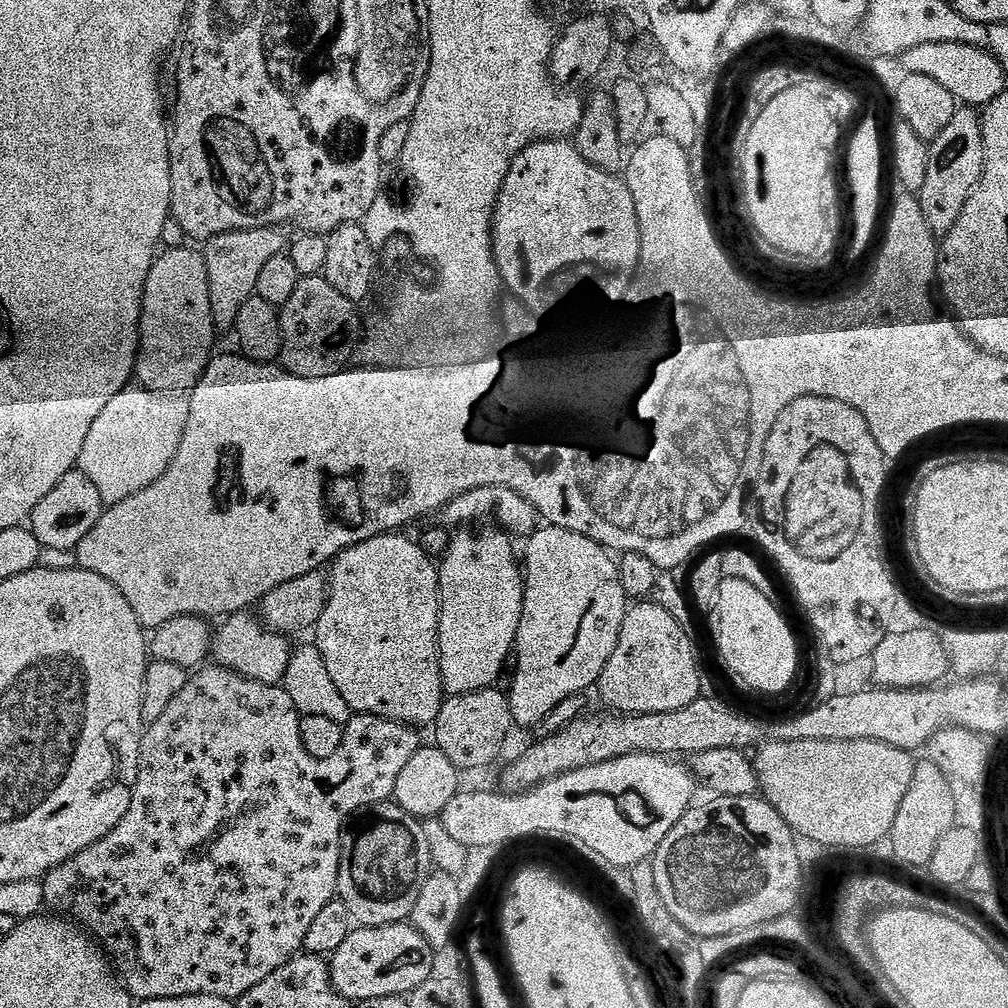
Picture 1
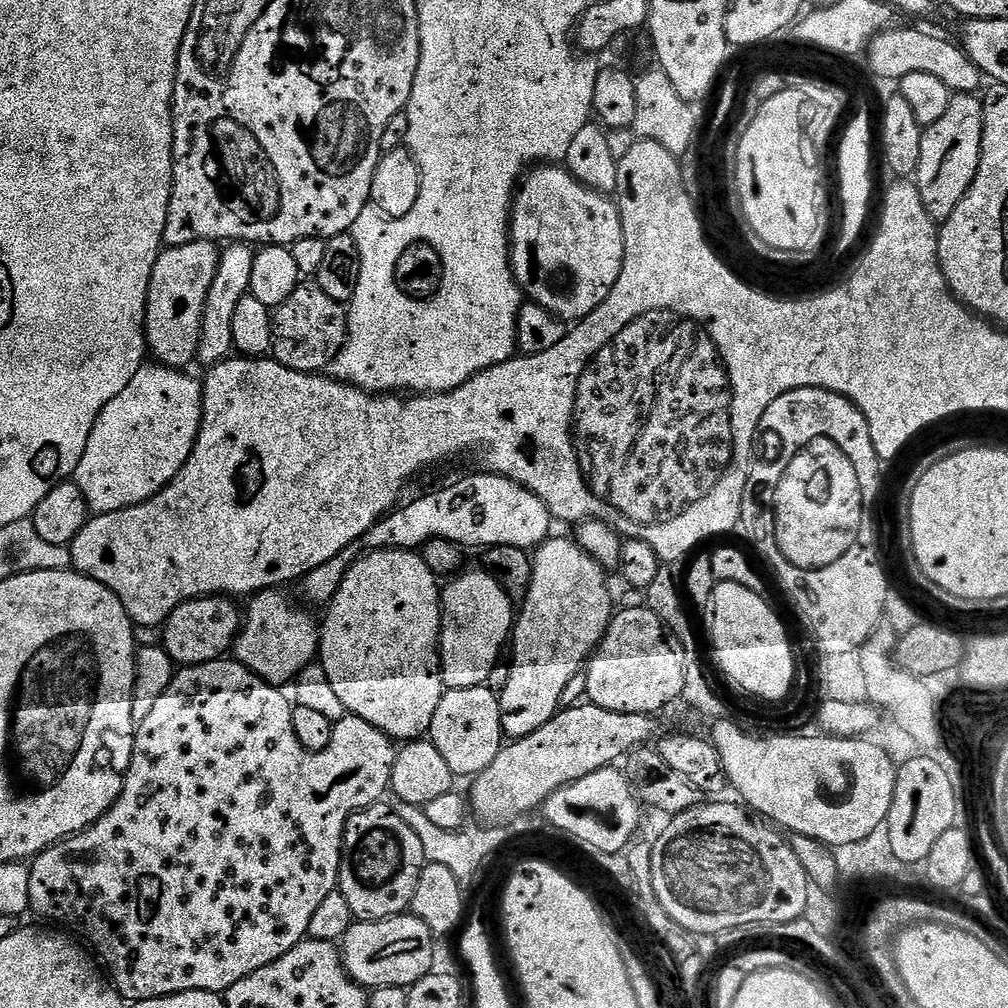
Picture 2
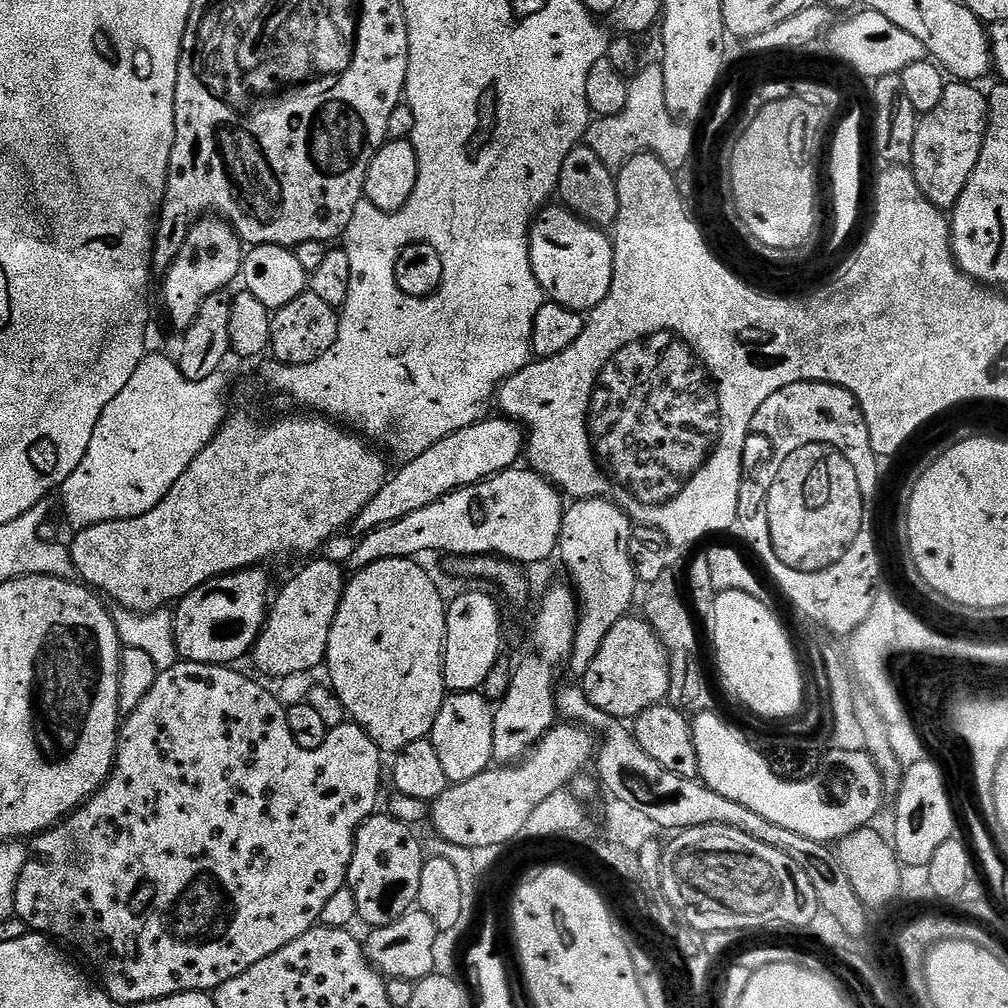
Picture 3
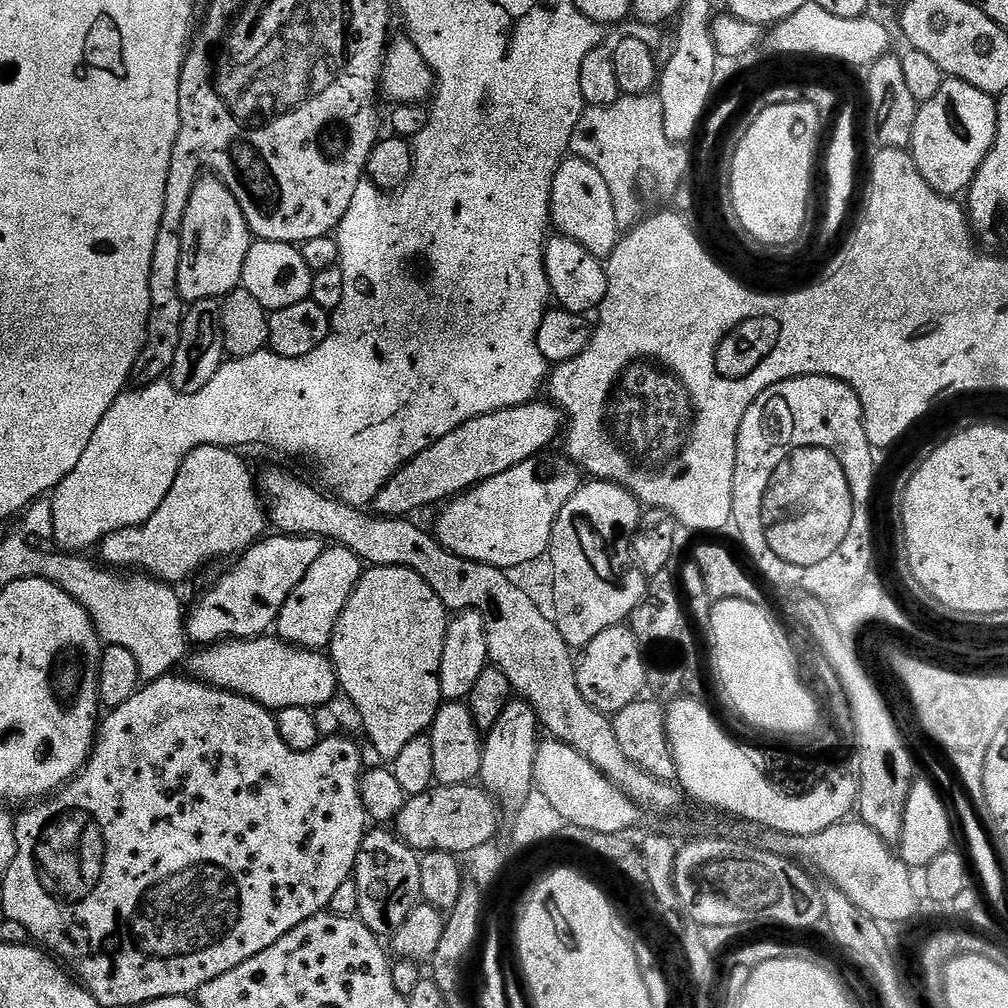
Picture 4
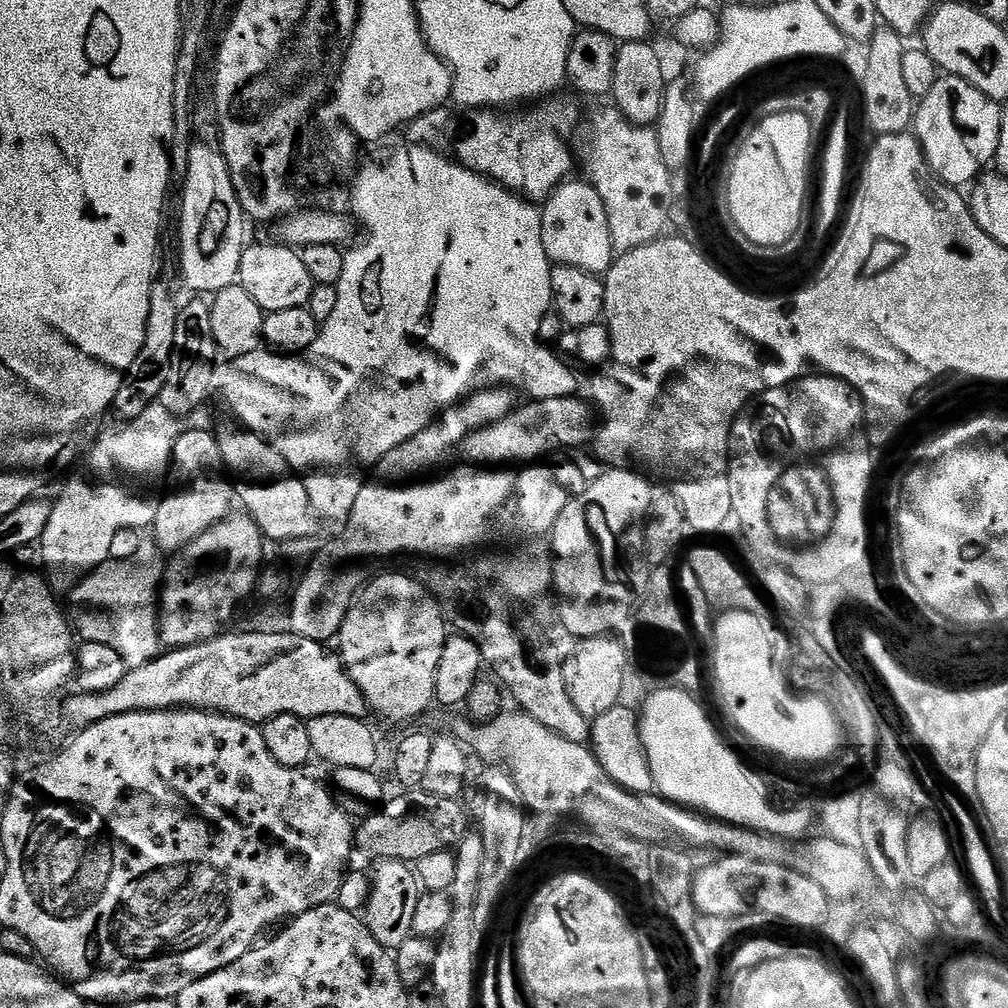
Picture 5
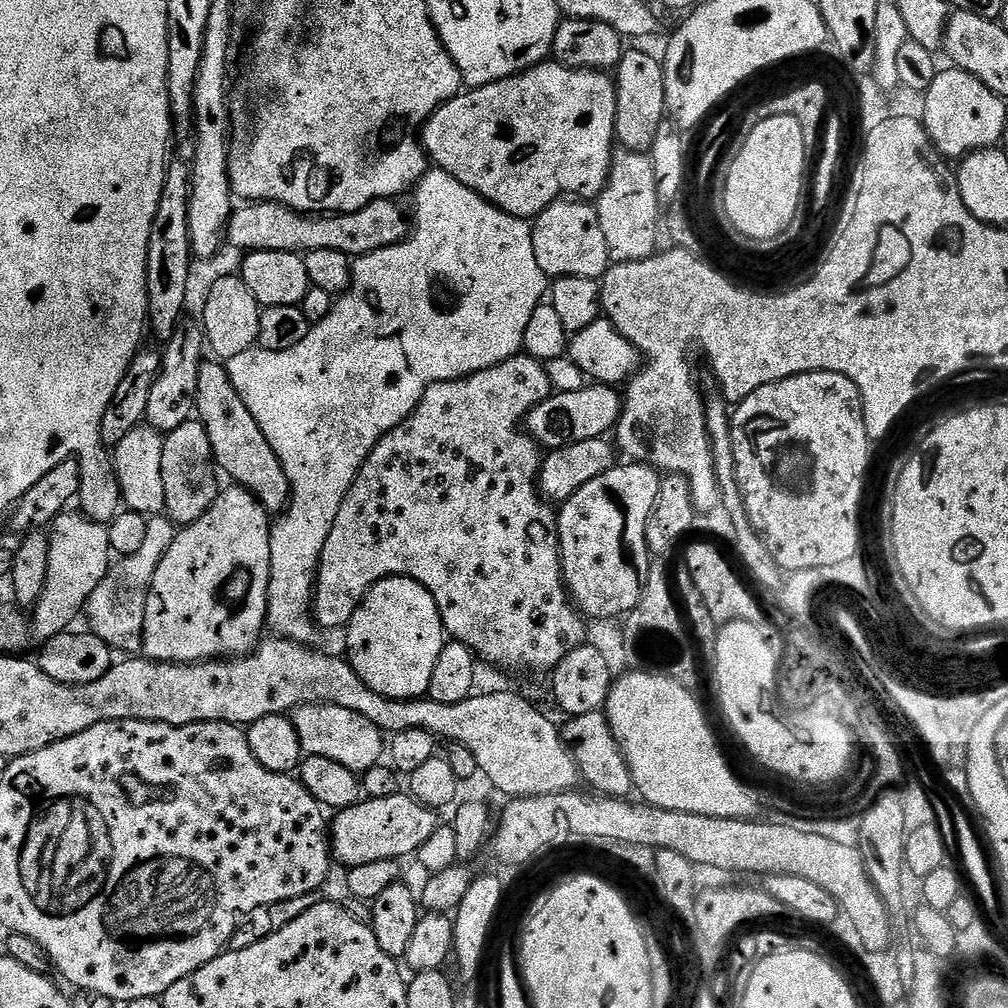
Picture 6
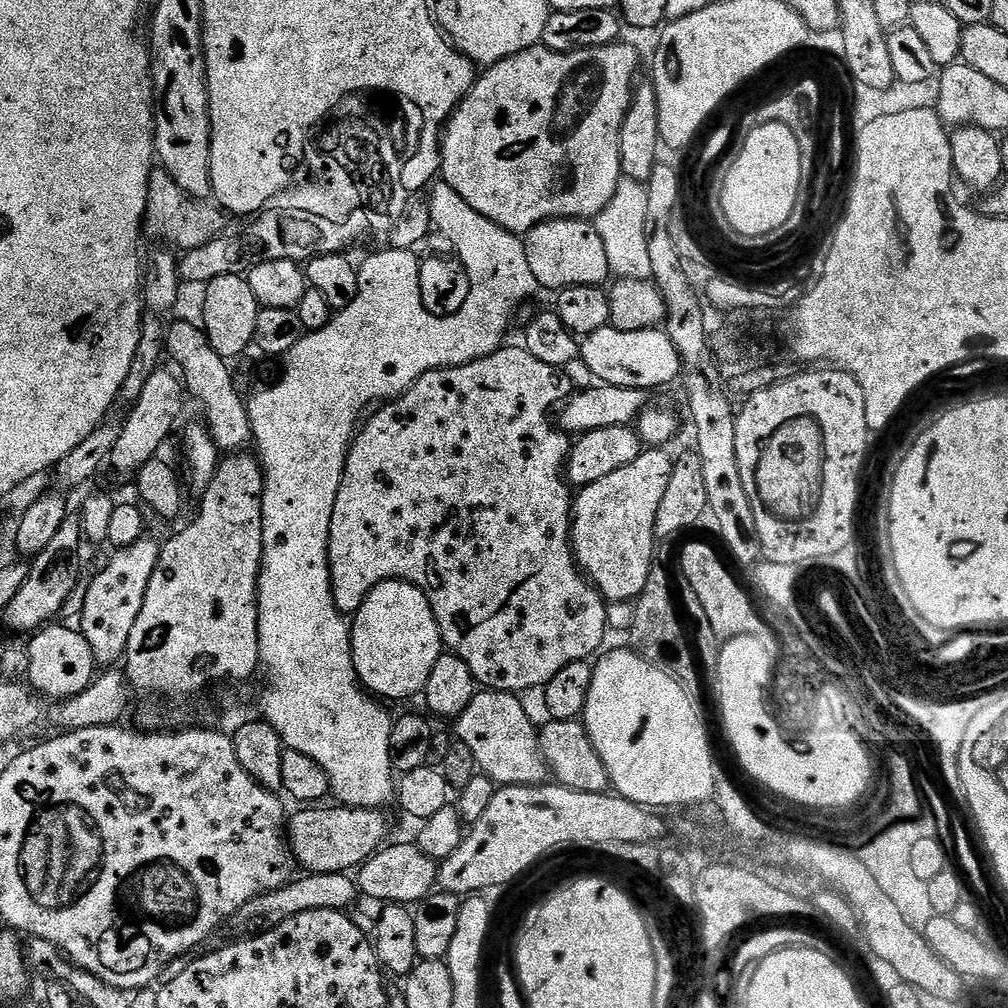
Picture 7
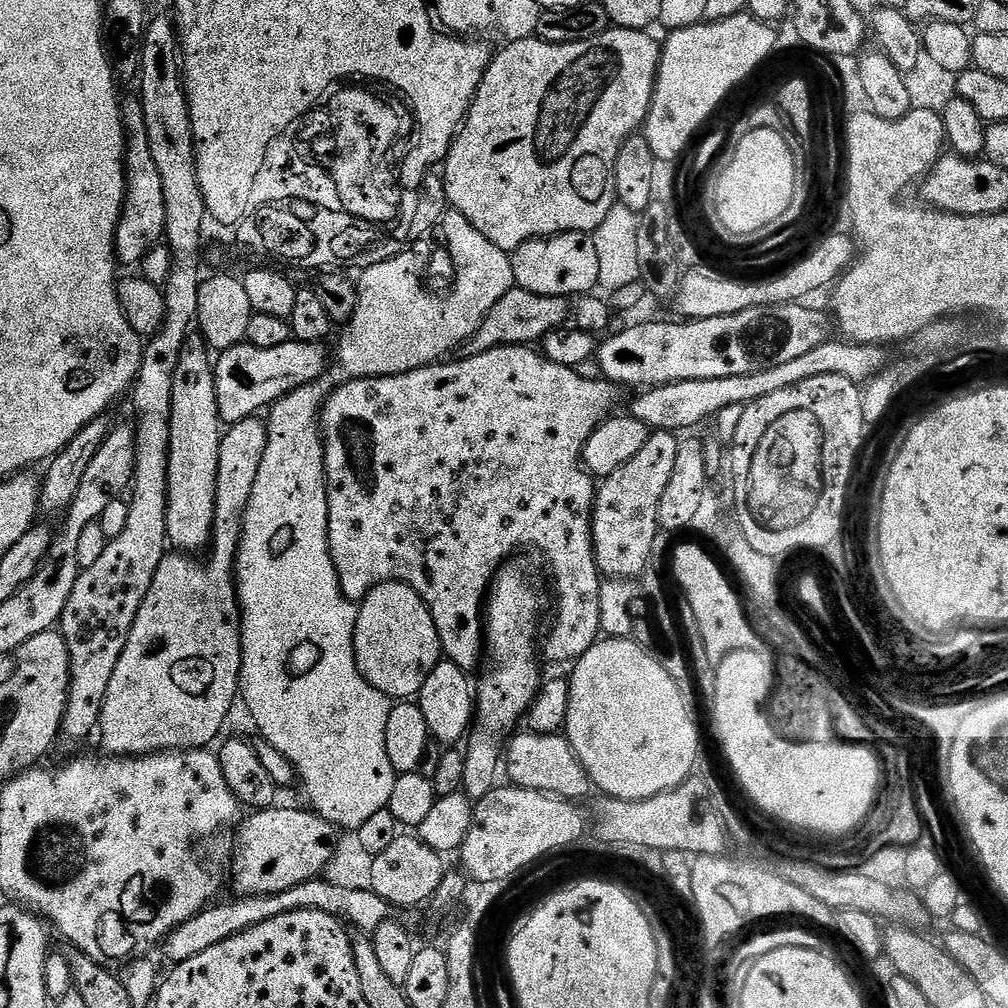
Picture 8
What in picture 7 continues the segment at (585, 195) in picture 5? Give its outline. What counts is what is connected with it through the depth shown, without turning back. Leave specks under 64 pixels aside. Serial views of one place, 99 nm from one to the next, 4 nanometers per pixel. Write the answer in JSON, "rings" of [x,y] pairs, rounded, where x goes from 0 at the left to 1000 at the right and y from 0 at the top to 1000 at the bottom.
{"rings":[[[566,216],[542,218],[523,227],[519,239],[522,260],[526,260],[526,268],[537,287],[555,288],[578,282],[598,283],[599,277],[604,277],[601,248],[597,245],[597,236],[593,236],[590,221]]]}

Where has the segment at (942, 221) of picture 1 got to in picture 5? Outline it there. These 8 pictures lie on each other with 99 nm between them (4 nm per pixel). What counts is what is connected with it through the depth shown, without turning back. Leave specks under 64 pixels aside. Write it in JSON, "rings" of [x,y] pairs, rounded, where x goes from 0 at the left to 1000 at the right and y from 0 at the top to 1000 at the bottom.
{"rings":[[[953,75],[930,77],[927,89],[915,96],[907,111],[907,134],[921,156],[921,166],[935,182],[945,185],[963,184],[987,160],[993,129],[993,104]]]}

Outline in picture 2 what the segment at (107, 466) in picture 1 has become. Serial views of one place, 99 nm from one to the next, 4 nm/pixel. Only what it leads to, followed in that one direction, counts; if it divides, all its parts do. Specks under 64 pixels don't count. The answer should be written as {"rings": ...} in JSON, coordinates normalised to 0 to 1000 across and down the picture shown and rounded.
{"rings":[[[154,359],[143,364],[129,375],[129,383],[117,391],[97,411],[93,427],[89,427],[89,438],[85,438],[85,450],[77,458],[73,479],[79,484],[87,501],[88,509],[116,508],[137,502],[153,490],[162,486],[168,478],[185,462],[196,435],[198,416],[202,410],[202,386],[197,376],[193,377],[183,367],[164,365]]]}

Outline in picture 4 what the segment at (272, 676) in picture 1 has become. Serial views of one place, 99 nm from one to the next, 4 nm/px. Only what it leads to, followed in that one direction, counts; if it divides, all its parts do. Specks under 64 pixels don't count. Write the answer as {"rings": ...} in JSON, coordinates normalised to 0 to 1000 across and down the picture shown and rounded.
{"rings":[[[337,546],[329,547],[333,548],[319,547],[318,553],[312,558],[312,562],[305,566],[300,577],[293,581],[292,587],[284,594],[272,620],[273,630],[286,639],[294,640],[295,643],[321,645],[328,640],[335,613],[343,597],[349,592],[350,583],[357,576],[358,561],[353,558],[337,560],[342,549]]]}

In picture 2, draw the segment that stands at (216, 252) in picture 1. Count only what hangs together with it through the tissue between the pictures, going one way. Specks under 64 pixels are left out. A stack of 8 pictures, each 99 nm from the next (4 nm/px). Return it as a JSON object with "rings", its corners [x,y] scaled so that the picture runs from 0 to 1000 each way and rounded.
{"rings":[[[230,240],[218,251],[218,263],[216,272],[212,272],[212,280],[206,289],[206,295],[202,301],[200,312],[200,327],[198,338],[194,347],[194,357],[202,360],[202,363],[219,361],[231,352],[232,346],[232,307],[236,300],[240,300],[242,294],[247,293],[248,268],[252,268],[252,256],[254,250],[241,240]]]}

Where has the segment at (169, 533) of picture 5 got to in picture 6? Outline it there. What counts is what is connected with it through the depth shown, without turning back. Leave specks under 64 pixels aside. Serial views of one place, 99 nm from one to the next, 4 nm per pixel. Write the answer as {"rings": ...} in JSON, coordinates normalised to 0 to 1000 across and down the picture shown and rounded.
{"rings":[[[197,415],[181,419],[181,423],[177,423],[177,427],[168,429],[163,433],[163,441],[161,442],[163,503],[166,513],[170,515],[175,522],[190,520],[196,514],[200,514],[200,510],[204,510],[204,506],[208,506],[208,502],[212,498],[216,487],[214,472],[216,473],[216,465],[210,454],[208,435],[204,435],[204,427],[200,423],[200,419]]]}

